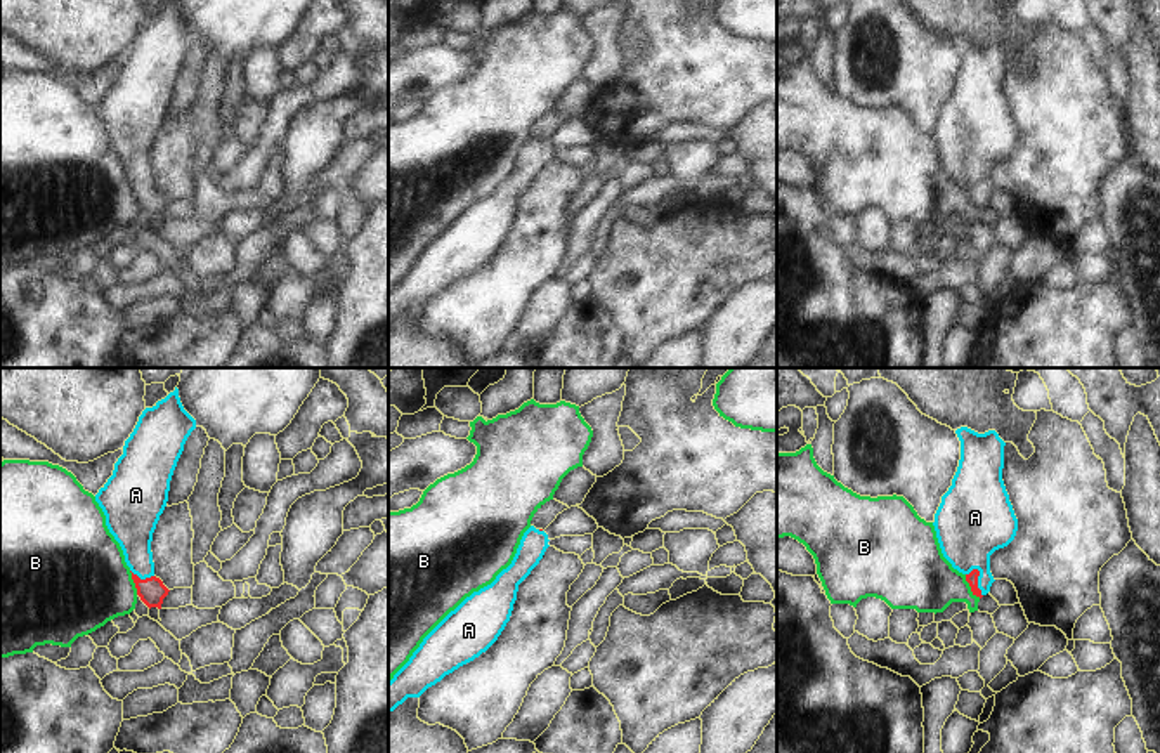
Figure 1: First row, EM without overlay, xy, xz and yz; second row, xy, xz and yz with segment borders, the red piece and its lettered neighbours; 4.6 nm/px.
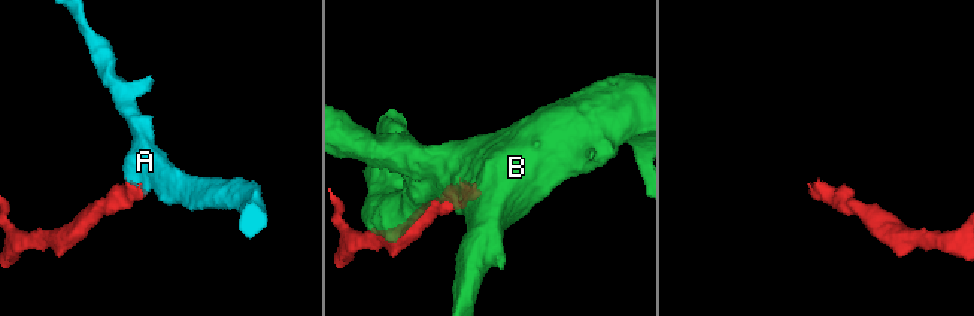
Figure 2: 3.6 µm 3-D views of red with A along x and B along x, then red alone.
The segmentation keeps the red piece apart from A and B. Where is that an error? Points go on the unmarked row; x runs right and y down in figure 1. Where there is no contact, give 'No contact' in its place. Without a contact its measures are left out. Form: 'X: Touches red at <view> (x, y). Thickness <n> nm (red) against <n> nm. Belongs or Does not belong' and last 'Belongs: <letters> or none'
A: Touches red at yz (977, 193). Thickness 60 nm (red) against 300 nm. Belongs
B: Touches red at yz (970, 196). Thickness 60 nm (red) against 300 nm. Does not belong
Belongs: A.

